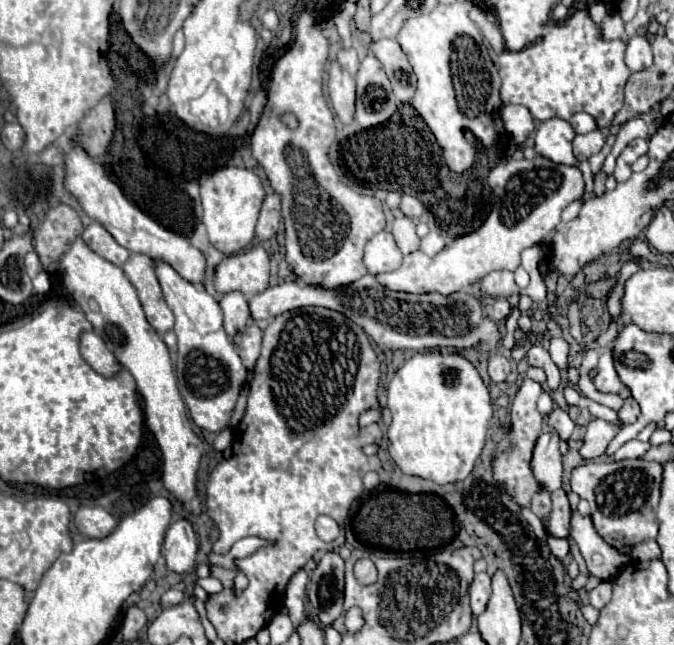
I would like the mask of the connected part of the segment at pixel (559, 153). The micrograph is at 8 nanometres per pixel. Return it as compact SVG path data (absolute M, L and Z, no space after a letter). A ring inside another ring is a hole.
M548 119L536 131L536 153L552 159L554 163L564 163L578 167L584 177L585 191L593 192L594 184L589 161L576 161L572 155L574 127L564 119Z

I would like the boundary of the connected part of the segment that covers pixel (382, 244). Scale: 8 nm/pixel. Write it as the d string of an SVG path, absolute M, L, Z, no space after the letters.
M380 231L378 235L374 235L364 249L364 265L372 275L398 269L402 263L402 257L404 255L400 253L392 233L388 231Z

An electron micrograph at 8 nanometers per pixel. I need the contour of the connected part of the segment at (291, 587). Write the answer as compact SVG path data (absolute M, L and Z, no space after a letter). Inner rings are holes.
M300 569L298 573L294 573L294 577L290 579L286 593L284 593L284 605L288 607L288 617L292 619L294 627L298 627L304 621L304 587L306 587L306 571Z

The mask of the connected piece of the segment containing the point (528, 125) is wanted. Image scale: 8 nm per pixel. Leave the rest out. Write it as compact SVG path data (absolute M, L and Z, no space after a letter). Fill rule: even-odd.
M504 105L502 107L502 121L504 121L508 135L514 139L516 145L522 145L536 127L534 117L522 105Z

